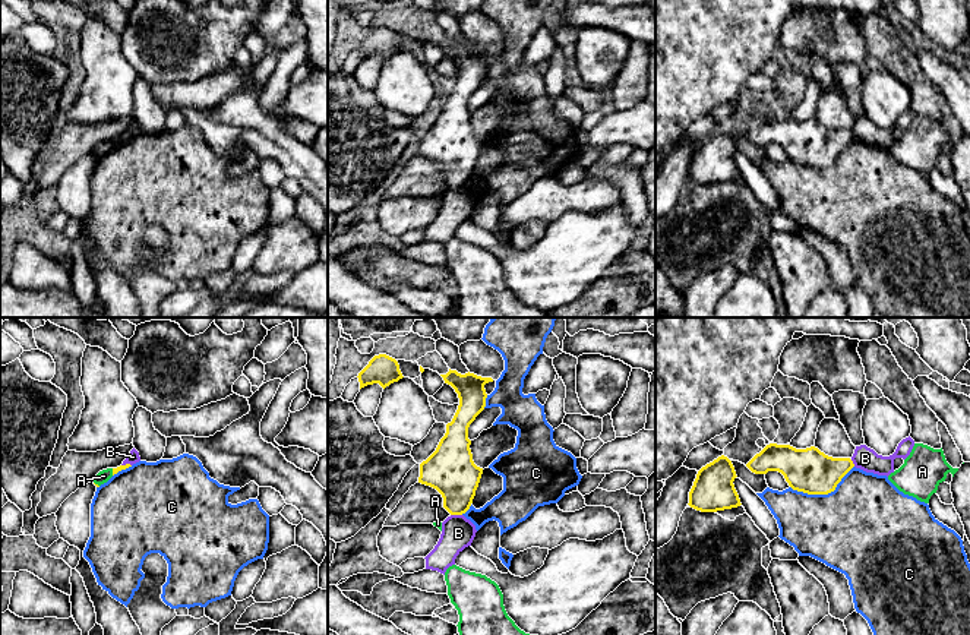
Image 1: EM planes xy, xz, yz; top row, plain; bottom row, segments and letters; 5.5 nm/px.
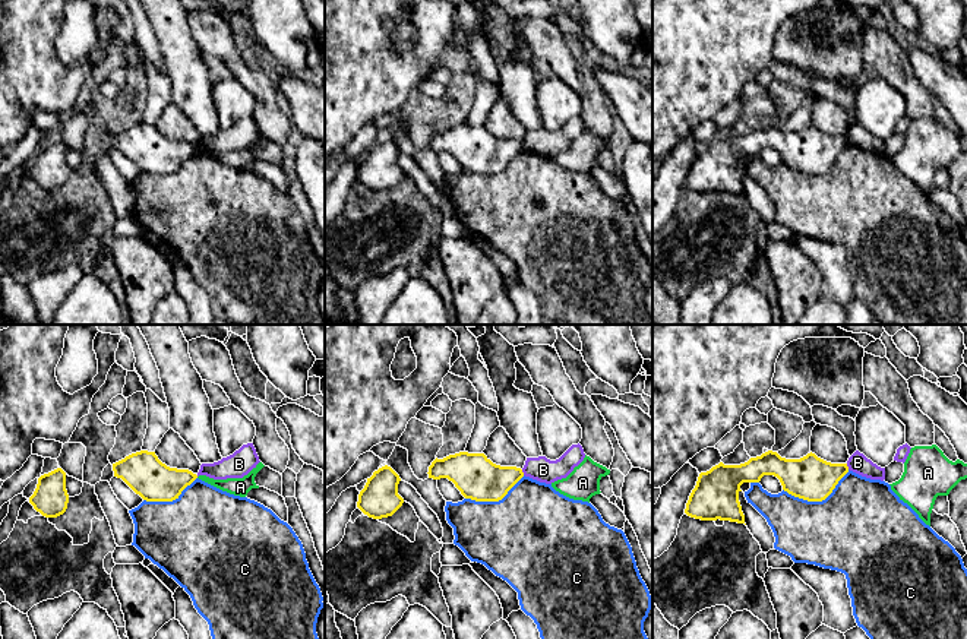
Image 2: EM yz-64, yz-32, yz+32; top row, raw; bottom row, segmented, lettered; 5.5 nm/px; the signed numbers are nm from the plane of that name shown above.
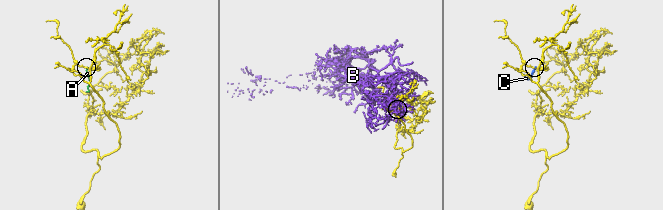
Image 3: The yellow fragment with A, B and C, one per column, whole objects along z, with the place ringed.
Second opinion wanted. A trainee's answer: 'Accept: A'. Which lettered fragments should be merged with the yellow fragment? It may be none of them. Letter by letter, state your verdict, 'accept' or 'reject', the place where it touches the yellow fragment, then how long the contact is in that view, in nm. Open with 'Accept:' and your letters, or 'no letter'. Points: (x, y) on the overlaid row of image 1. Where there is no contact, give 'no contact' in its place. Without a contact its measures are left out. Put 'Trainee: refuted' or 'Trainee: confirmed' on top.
Trainee: refuted
Accept: no letter
A: reject; contact xy (113, 471); length 40 nm
B: reject; contact xz (457, 514); length 60 nm
C: reject; contact yz (824, 493); length 380 nm

